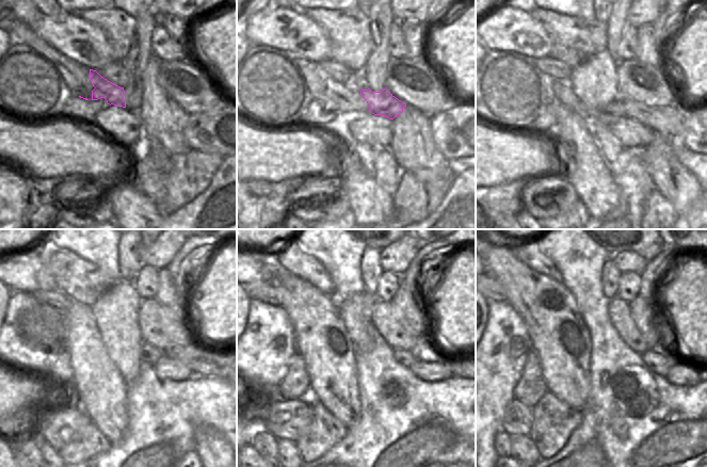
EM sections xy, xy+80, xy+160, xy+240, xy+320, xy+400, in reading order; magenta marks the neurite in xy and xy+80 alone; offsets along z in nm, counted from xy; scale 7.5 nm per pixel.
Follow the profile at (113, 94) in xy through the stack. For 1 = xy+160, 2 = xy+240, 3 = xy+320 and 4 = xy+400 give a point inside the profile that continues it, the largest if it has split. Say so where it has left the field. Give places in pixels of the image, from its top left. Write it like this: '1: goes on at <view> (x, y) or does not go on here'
1: goes on at xy+160 (668, 121)
2: goes on at xy+240 (204, 361)
3: goes on at xy+320 (453, 364)
4: does not go on here

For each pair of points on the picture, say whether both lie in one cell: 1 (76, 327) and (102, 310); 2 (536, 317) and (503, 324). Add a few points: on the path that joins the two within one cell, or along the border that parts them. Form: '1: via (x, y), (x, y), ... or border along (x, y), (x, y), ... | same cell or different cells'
1: border along (91, 307), (93, 318), (102, 339) | different cells
2: border along (507, 301), (524, 321), (531, 343) | different cells

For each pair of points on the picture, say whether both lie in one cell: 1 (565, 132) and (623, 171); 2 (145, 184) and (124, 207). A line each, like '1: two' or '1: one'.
1: two
2: two

